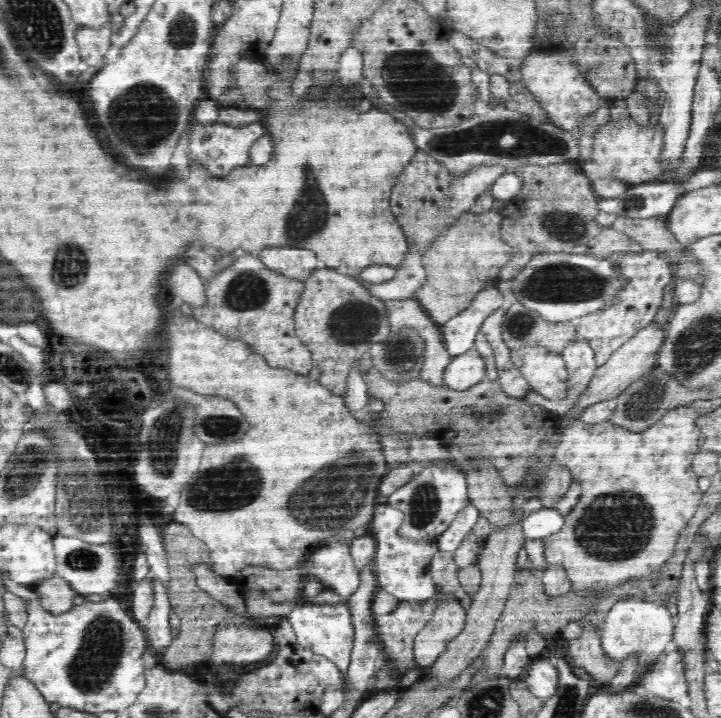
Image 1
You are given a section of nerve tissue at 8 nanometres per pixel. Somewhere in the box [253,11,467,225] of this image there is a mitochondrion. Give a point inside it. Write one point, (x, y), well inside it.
(415, 83)

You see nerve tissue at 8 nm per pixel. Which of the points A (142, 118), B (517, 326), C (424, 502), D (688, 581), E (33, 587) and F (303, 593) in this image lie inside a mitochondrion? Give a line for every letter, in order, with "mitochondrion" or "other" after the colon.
A: mitochondrion
B: mitochondrion
C: mitochondrion
D: other
E: other
F: other

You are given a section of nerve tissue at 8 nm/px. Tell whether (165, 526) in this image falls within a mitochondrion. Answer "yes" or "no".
no

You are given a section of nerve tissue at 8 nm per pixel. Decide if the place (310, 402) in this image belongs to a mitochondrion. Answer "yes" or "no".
no

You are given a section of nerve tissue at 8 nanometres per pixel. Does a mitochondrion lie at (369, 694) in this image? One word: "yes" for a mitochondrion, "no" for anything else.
no

